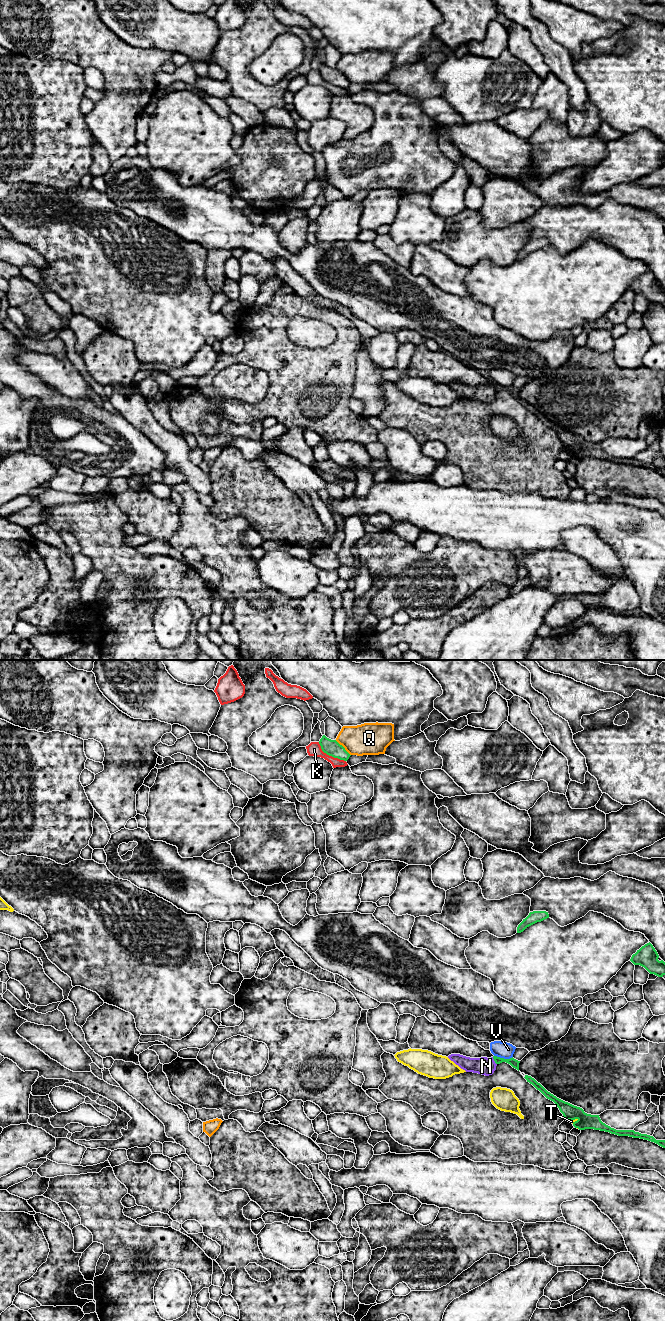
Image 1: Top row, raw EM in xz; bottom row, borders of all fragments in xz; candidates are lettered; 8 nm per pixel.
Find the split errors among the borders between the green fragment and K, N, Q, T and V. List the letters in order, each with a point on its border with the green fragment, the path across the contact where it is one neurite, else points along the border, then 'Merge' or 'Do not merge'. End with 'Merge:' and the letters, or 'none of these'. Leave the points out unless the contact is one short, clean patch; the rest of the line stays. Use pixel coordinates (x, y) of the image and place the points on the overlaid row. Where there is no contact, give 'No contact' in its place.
K: Touches green at xz (330, 755). Do not merge
N: Touches green at xz (494, 1060). Boundary: xz (492, 1057), (496, 1064). Do not merge
Q: Touches green at xz (343, 747). Do not merge
T: Touches green at xz (573, 1119). Do not merge
V: Touches green at xz (503, 1058). Do not merge
Merge: none of these

